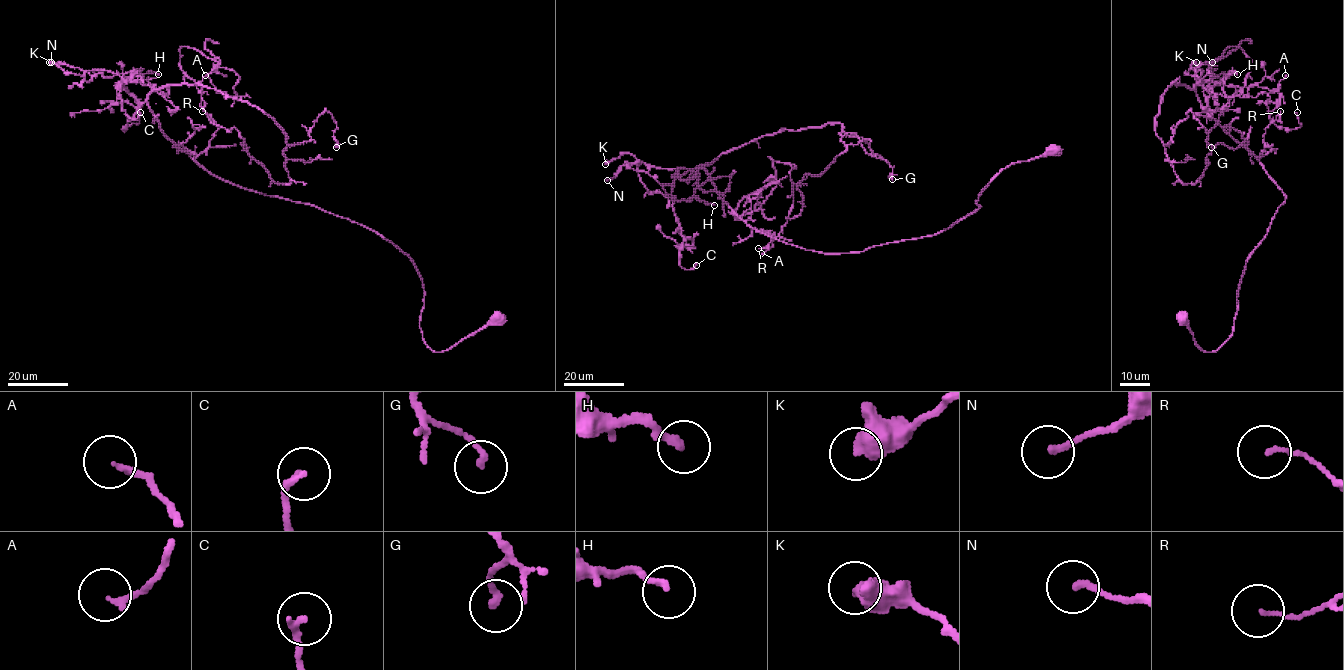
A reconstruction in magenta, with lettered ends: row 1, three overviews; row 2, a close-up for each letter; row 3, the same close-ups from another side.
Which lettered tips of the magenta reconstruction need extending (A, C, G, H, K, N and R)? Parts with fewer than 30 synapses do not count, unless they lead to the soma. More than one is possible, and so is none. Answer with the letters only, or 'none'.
none

